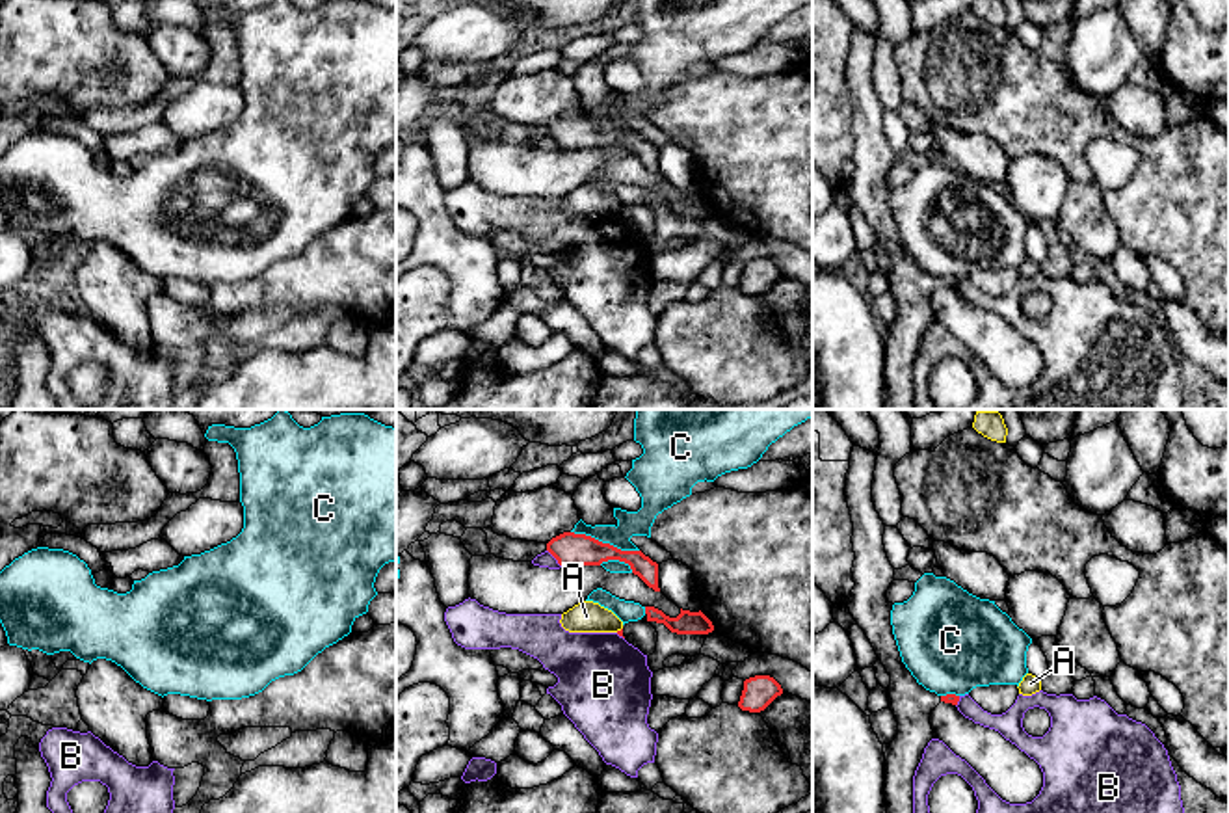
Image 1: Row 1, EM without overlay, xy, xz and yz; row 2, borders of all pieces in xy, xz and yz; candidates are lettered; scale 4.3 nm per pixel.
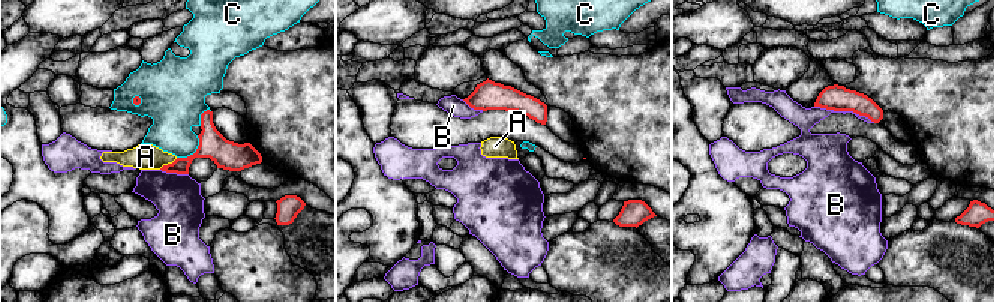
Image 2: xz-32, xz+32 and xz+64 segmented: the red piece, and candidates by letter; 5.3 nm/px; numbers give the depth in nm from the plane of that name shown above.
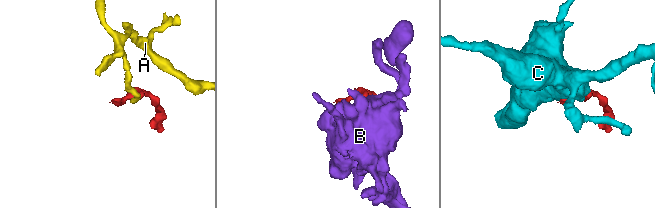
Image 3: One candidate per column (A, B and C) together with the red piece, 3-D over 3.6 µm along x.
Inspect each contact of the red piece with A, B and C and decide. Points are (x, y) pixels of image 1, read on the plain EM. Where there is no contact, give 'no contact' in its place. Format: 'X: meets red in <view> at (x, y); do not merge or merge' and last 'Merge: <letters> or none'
A: meets red in xz at (618, 214); do not merge
B: meets red in xz at (555, 140); do not merge
C: meets red in xz at (605, 127); do not merge
Merge: none

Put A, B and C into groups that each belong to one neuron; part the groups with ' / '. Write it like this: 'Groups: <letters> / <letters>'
Groups: A / B / C

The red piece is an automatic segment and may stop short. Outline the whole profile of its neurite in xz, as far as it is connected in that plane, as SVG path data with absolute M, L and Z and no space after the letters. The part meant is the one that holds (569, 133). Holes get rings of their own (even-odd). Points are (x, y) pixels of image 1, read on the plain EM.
M547 69L526 76L506 74L496 84L491 112L511 123L545 127L562 151L625 145L649 171L660 175L656 145L641 134L621 134L591 119L575 117L578 104L573 78Z

